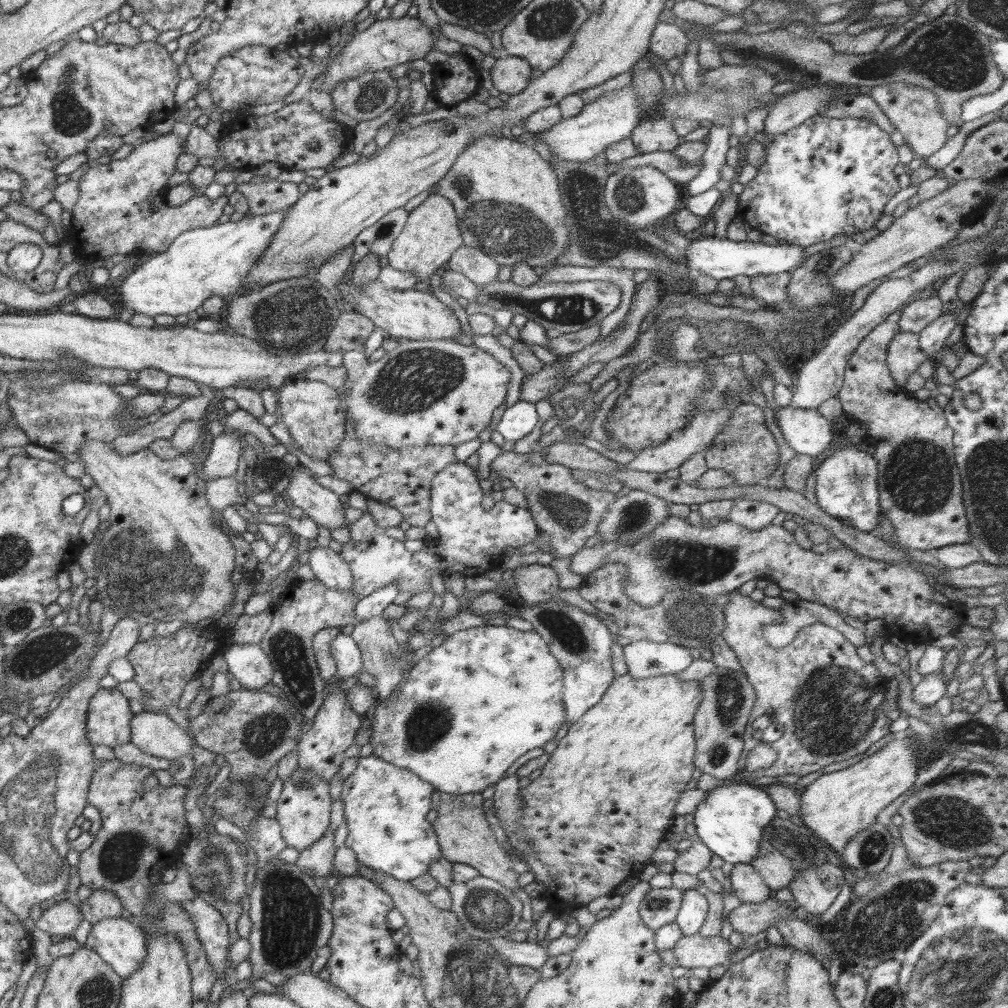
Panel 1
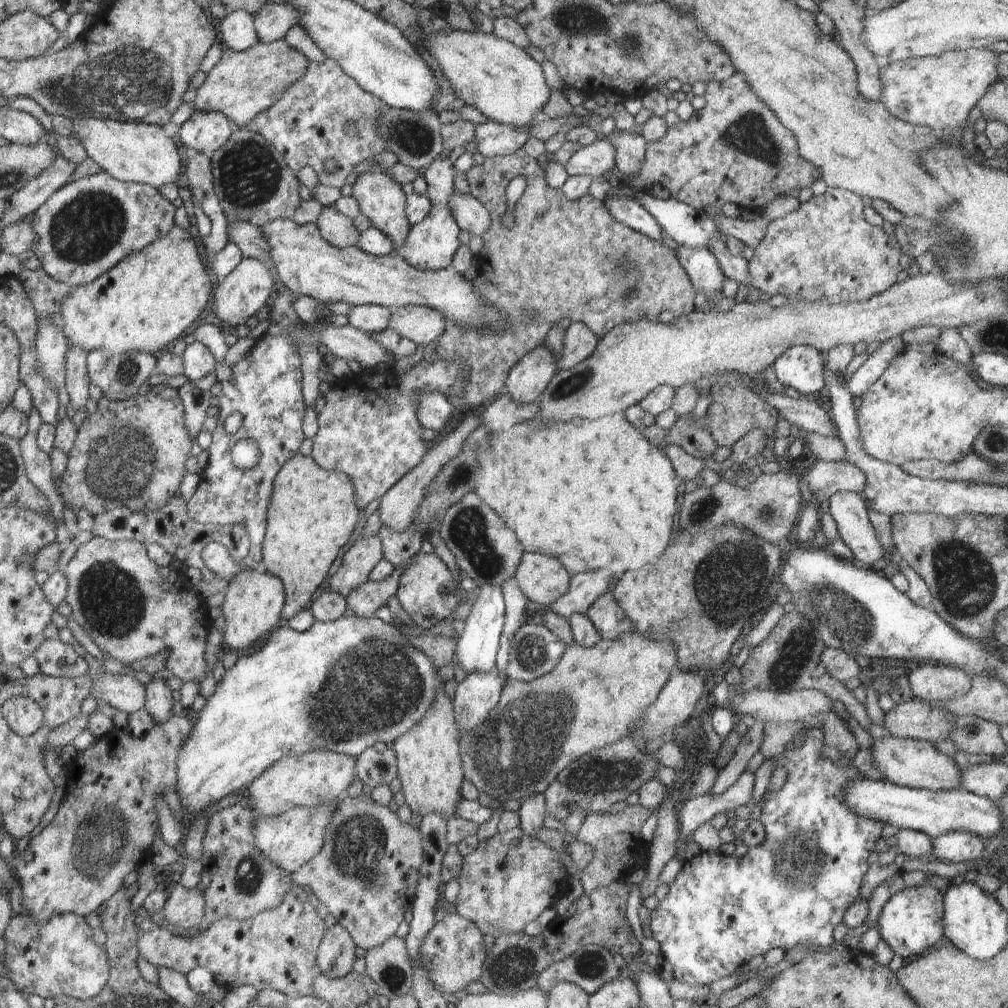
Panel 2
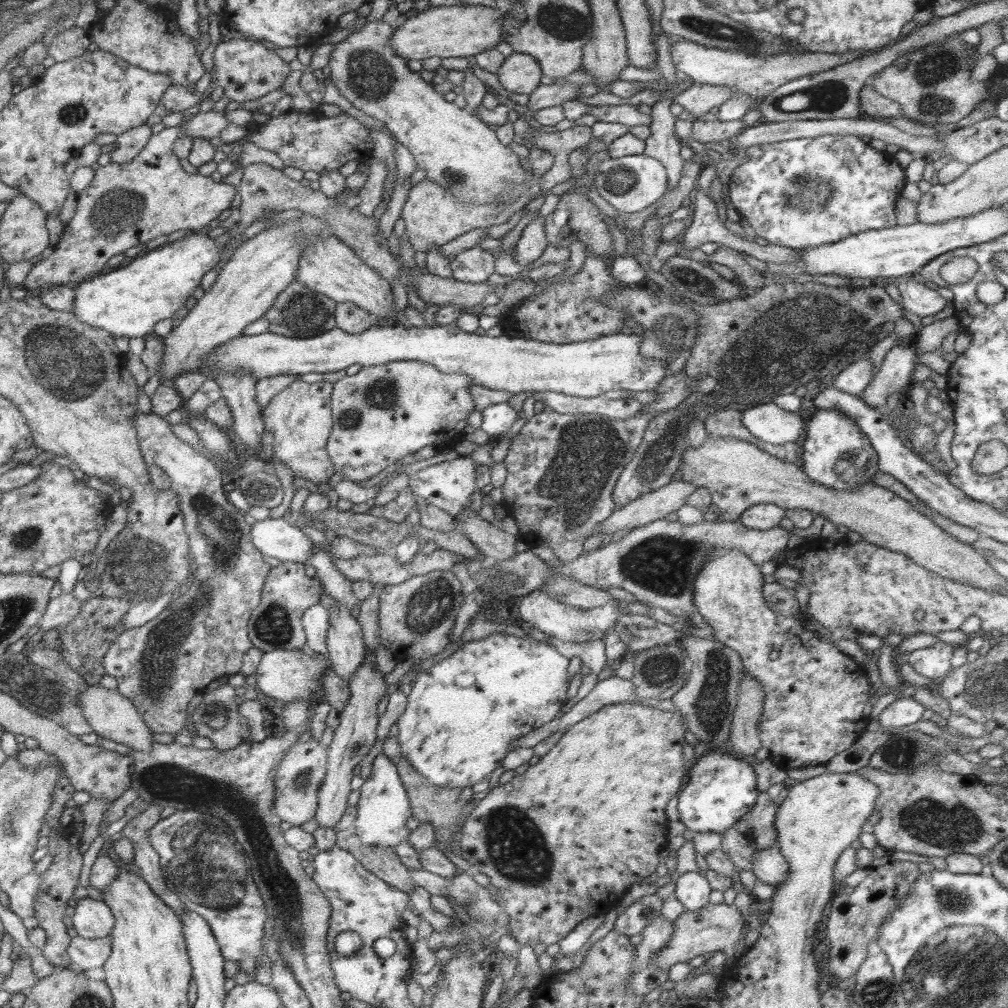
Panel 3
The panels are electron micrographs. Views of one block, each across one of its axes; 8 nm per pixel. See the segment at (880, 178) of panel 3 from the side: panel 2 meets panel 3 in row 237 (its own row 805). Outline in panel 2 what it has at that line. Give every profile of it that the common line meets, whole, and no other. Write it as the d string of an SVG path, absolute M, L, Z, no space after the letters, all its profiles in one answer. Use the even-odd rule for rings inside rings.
M807 727L806 734L802 735L802 742L796 749L792 749L788 744L782 753L776 758L773 770L782 767L786 770L786 780L780 790L772 790L767 792L767 797L762 802L762 812L758 816L758 821L762 823L762 828L766 833L766 840L759 846L750 847L749 852L741 859L735 856L726 856L718 852L701 851L692 860L687 861L683 869L678 874L676 880L669 886L670 891L666 898L660 902L659 906L651 912L650 926L652 927L653 938L660 943L663 958L672 964L674 971L674 979L680 982L688 982L690 985L699 985L708 987L713 982L719 981L726 976L730 976L732 972L736 972L740 968L740 964L750 961L752 958L764 956L769 950L780 948L786 953L798 945L810 946L812 951L821 954L829 954L834 946L834 930L843 923L846 910L859 901L860 888L865 880L866 874L870 871L872 864L875 862L876 842L881 839L882 830L885 824L881 821L868 820L868 818L860 818L857 814L849 809L845 804L845 789L849 783L856 781L859 776L863 776L853 766L836 766L832 761L823 756L823 749L826 744L823 732L820 729Z

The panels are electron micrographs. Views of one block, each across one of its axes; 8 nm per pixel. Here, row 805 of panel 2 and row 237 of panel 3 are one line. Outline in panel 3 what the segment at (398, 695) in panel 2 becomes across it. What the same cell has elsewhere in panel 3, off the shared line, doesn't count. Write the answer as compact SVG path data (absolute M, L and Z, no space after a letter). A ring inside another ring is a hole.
M203 230L184 236L176 242L168 242L155 250L145 251L105 276L100 274L94 279L74 286L74 306L70 311L80 321L106 329L107 333L115 338L122 336L128 339L146 338L153 334L154 325L157 322L172 318L177 310L185 306L186 300L194 294L198 286L201 286L202 278L211 269L218 269L222 266L225 258L219 256L219 248L220 245L214 242L214 238L210 238L206 230Z

